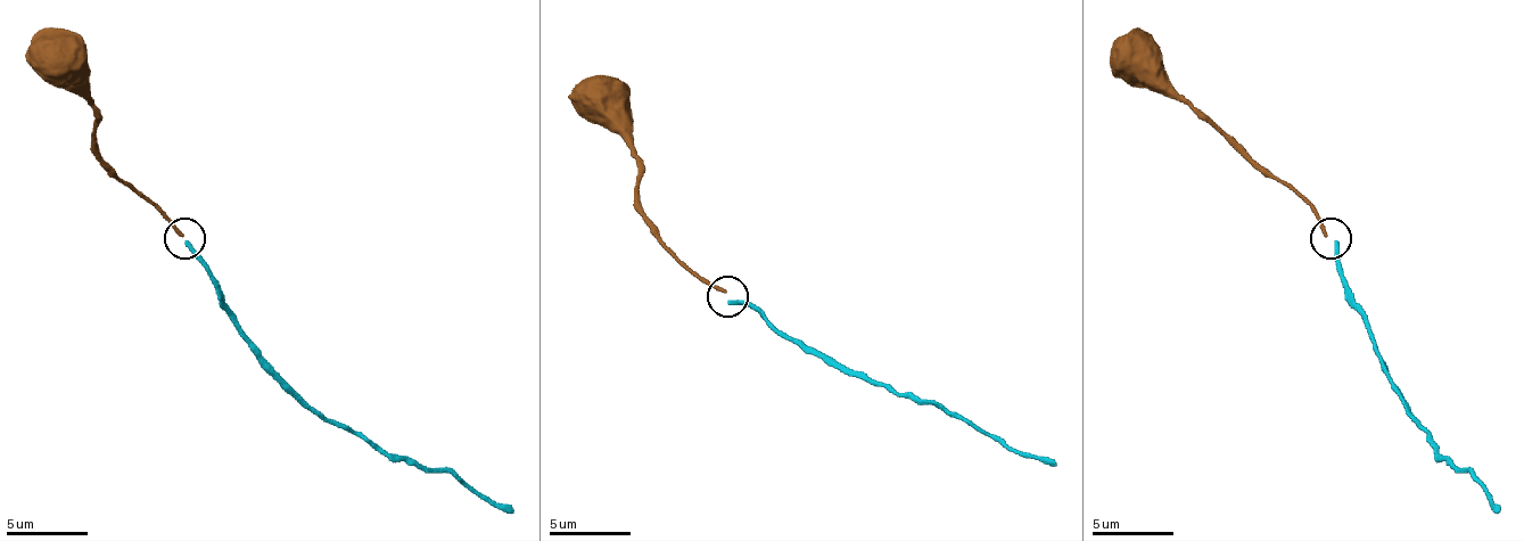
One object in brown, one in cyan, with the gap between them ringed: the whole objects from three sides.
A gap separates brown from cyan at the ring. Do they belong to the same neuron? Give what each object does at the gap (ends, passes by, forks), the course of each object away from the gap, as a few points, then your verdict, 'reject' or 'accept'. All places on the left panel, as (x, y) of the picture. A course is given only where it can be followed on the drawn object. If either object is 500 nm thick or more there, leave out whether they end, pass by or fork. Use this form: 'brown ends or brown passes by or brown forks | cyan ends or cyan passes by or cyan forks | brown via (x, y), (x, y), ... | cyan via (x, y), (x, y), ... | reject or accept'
brown ends | cyan ends | brown via (184, 237), (103, 160), (95, 147), (95, 107), (62, 66), (62, 58) | cyan via (184, 242), (205, 270), (233, 327), (319, 412), (396, 457), (456, 473), (513, 514) | reject

